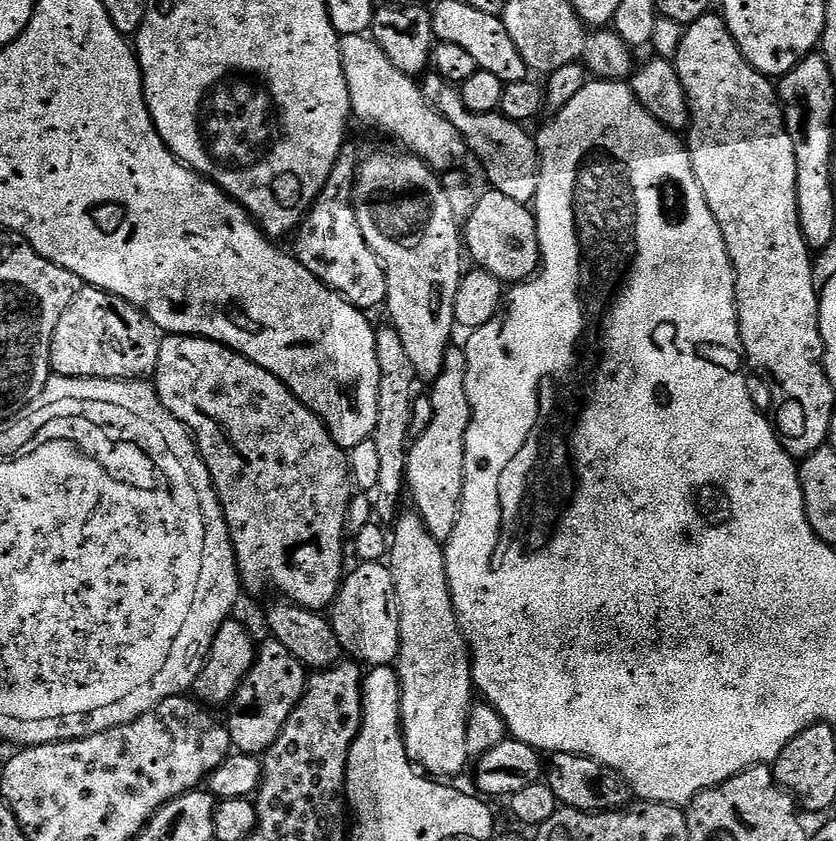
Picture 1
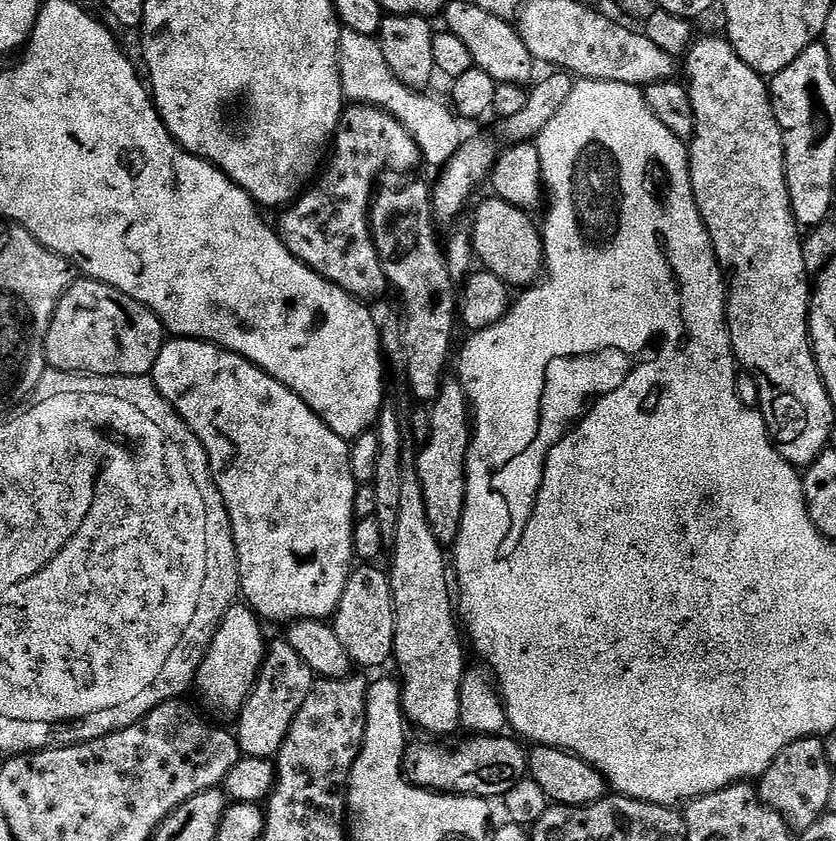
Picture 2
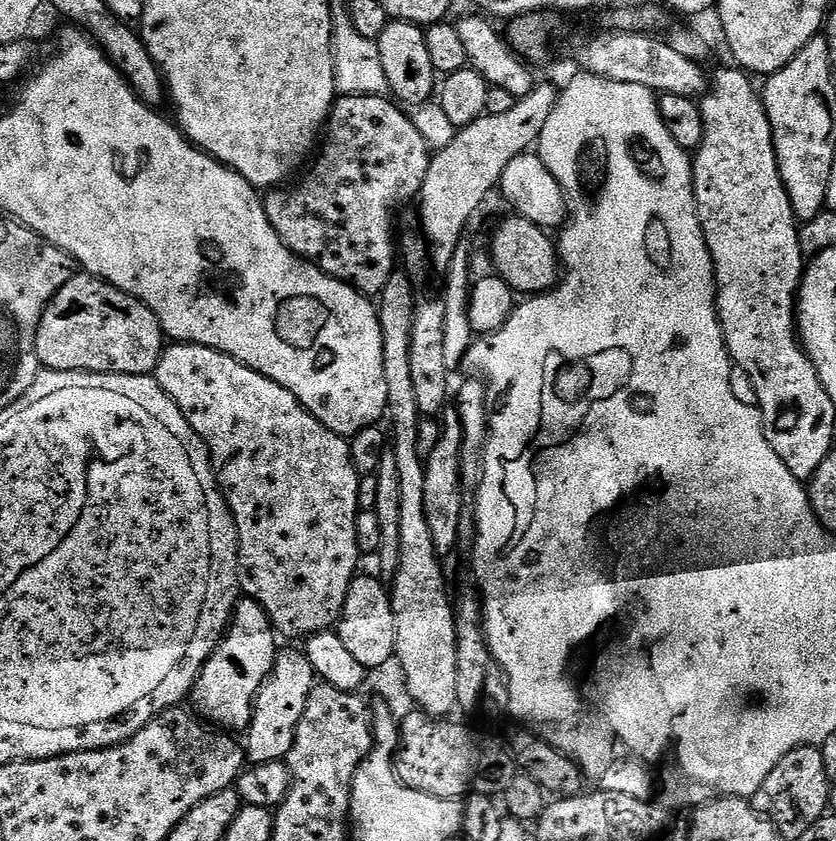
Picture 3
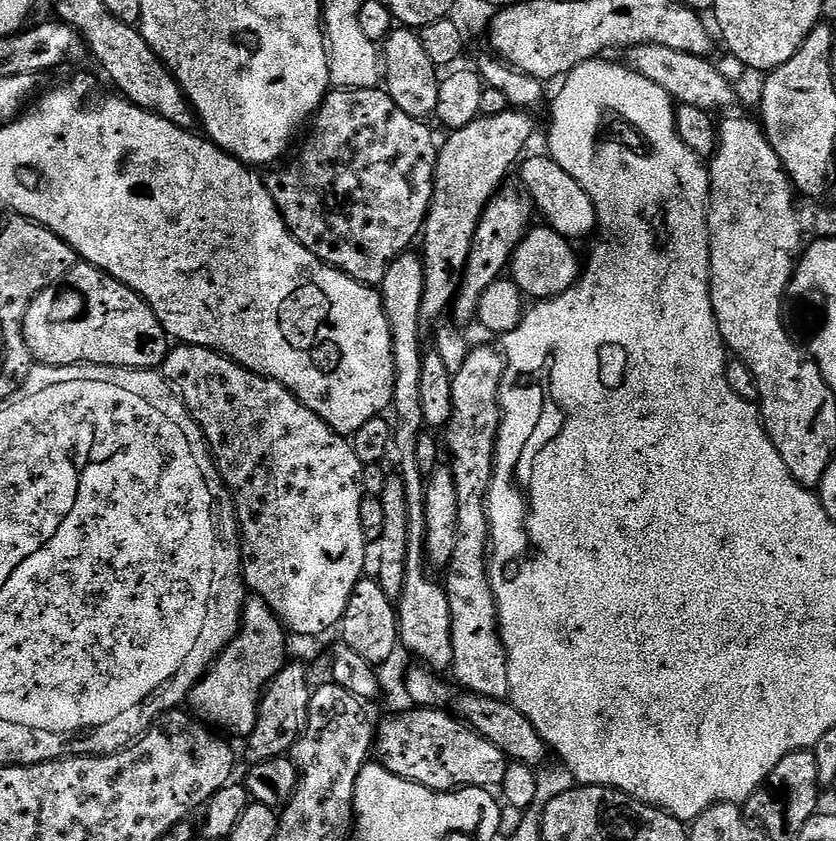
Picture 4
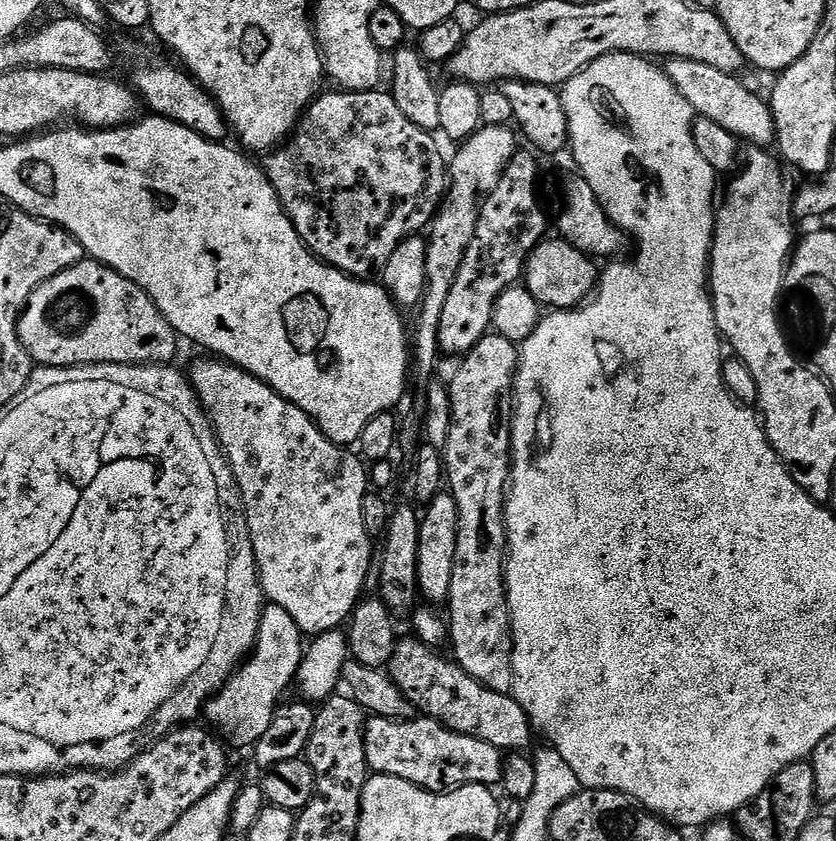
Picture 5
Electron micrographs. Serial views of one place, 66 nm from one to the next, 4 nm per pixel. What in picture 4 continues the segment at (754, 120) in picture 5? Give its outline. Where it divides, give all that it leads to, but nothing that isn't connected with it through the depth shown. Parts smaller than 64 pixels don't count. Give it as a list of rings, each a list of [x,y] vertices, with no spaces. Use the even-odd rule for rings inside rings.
[[[639,44],[637,48],[627,49],[626,56],[627,67],[662,86],[662,90],[666,90],[666,94],[670,94],[677,105],[698,106],[698,110],[716,114],[719,108],[728,108],[736,100],[735,90],[728,85],[727,78],[711,64],[711,59],[686,54],[682,50],[670,50],[670,46],[653,44]]]

